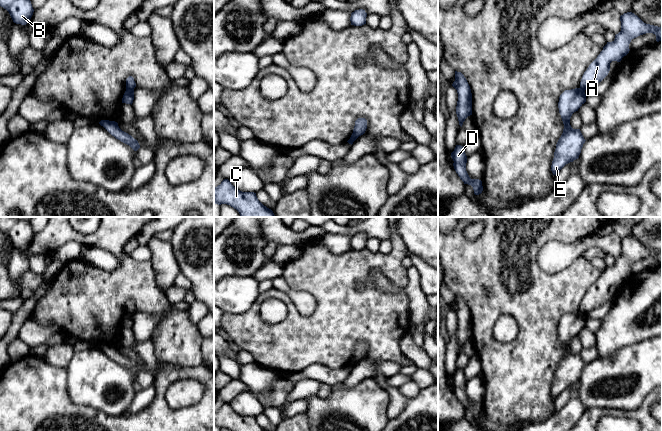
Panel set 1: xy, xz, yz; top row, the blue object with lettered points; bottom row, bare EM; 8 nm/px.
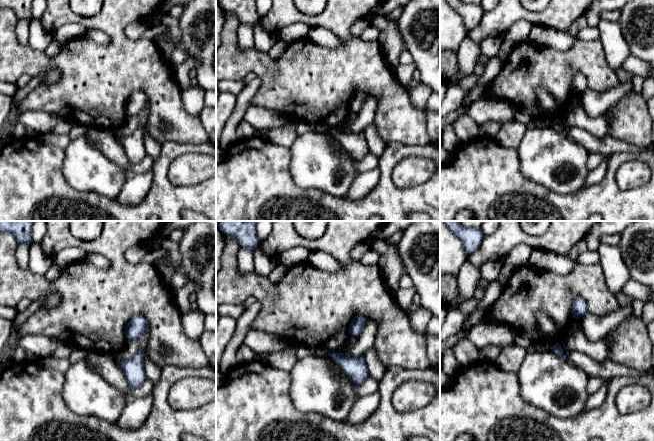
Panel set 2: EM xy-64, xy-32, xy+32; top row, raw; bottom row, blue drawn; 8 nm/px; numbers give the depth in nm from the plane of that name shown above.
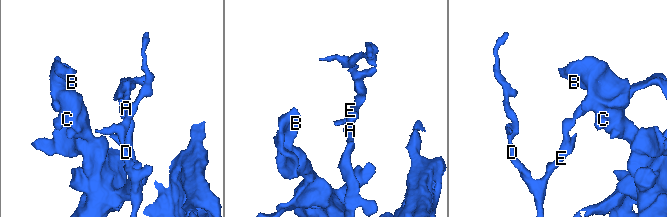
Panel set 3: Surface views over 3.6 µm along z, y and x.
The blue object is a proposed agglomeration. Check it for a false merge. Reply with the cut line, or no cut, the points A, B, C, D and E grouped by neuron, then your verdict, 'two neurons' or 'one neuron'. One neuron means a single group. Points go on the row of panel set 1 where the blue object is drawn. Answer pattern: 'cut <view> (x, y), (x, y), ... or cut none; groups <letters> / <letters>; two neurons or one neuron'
cut xy (126, 88), (133, 89); groups A B C / D E; two neurons

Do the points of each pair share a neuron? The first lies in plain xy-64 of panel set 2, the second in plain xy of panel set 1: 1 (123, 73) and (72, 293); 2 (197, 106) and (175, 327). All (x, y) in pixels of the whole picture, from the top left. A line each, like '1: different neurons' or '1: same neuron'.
1: same neuron
2: different neurons

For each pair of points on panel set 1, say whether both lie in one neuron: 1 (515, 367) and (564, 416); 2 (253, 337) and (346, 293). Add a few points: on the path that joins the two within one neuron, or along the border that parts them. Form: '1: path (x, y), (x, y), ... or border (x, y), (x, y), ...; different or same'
1: border (554, 412), (544, 420); different
2: path (276, 337), (302, 337), (323, 316); same

